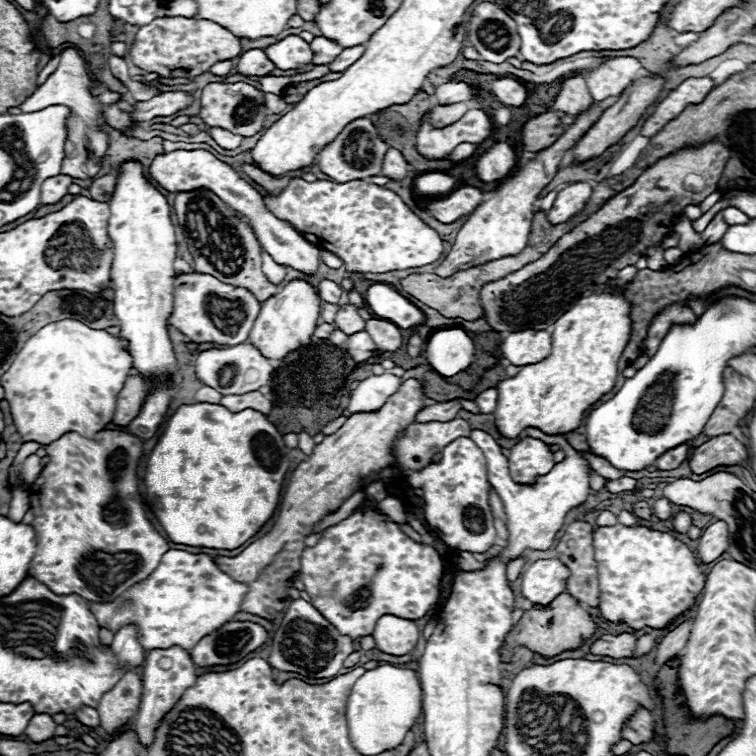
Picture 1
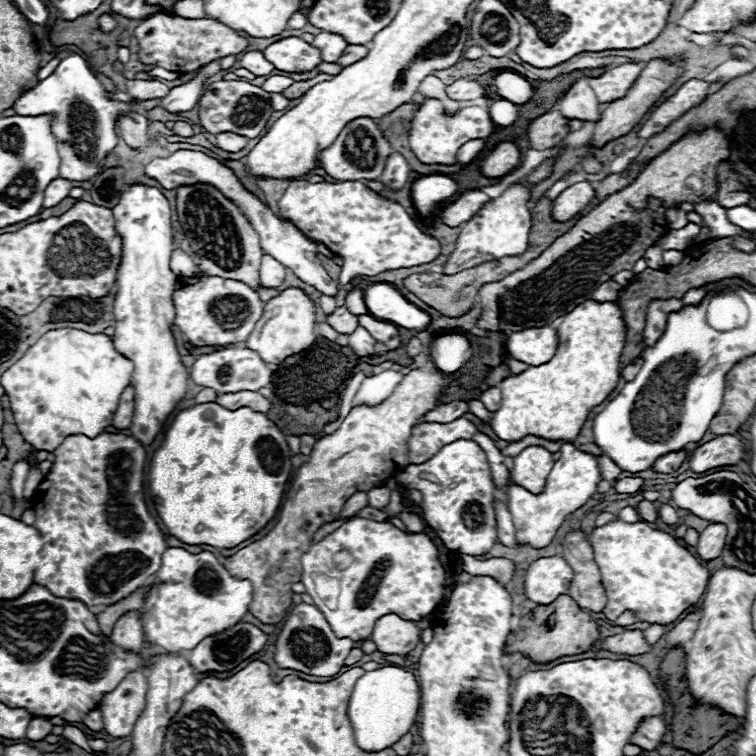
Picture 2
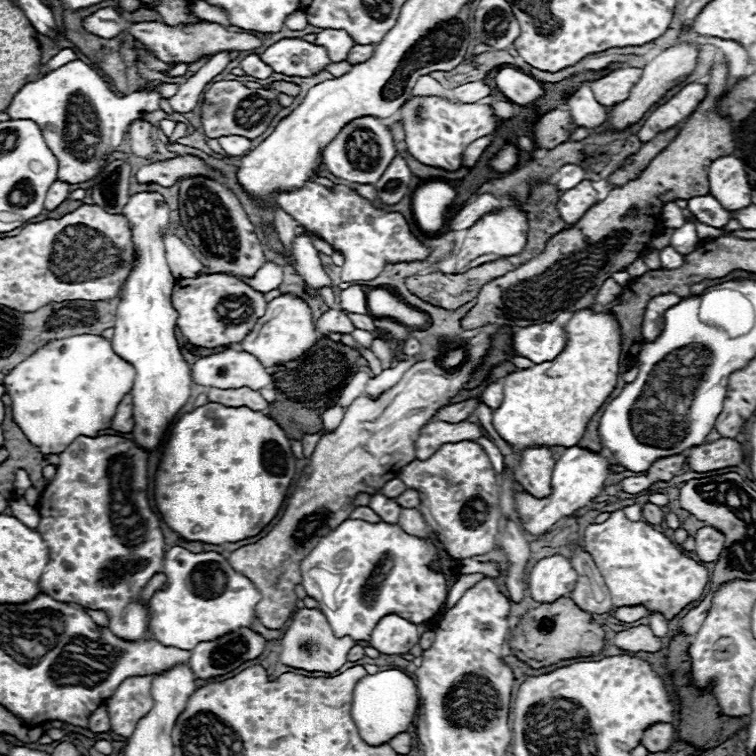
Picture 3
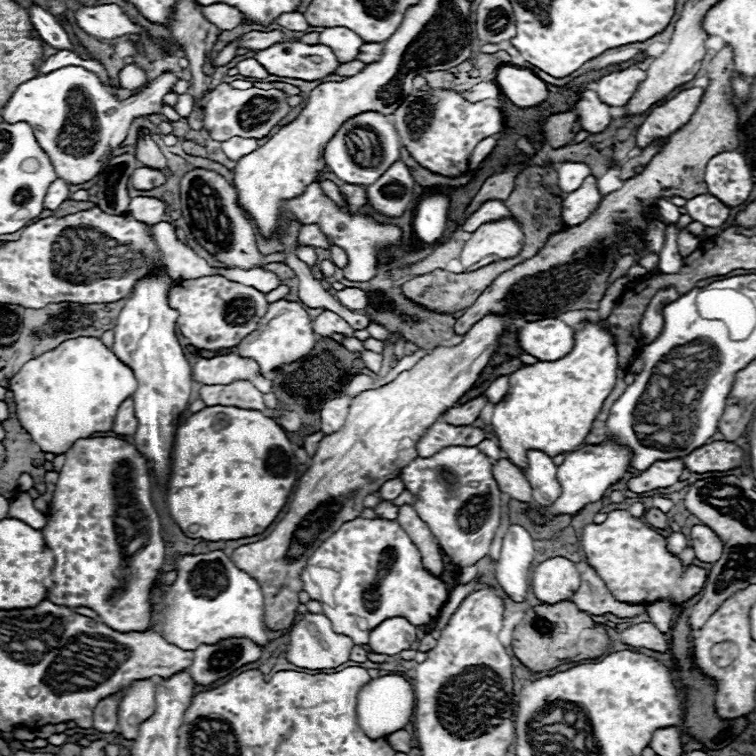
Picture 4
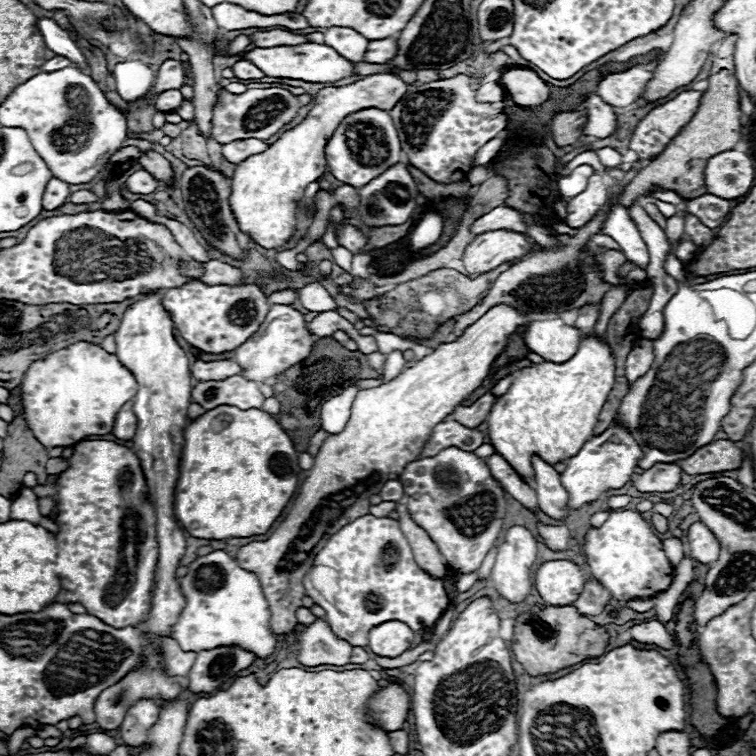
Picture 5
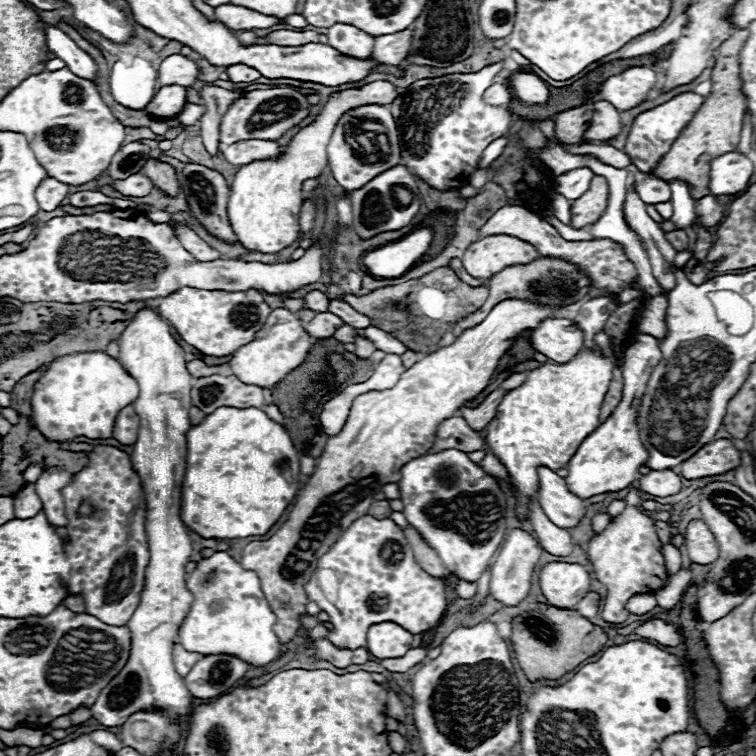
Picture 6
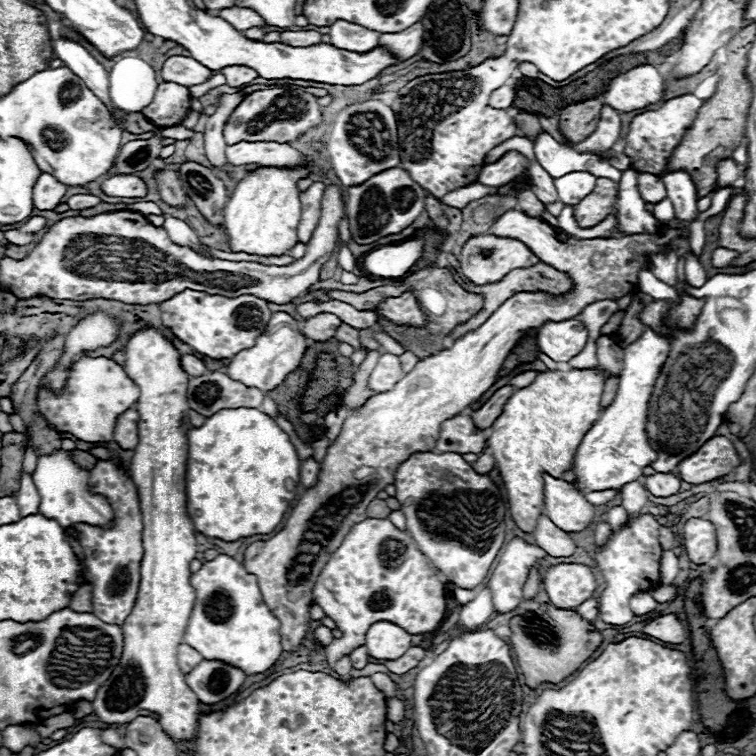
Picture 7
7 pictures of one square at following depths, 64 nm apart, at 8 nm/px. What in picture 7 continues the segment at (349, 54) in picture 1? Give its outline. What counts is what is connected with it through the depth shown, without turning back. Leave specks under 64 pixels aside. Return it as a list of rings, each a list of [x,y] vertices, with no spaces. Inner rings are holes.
[[[416,22],[414,26],[410,26],[404,32],[382,34],[380,44],[386,44],[398,58],[408,60],[422,48],[422,40],[424,40],[424,26],[422,22]]]

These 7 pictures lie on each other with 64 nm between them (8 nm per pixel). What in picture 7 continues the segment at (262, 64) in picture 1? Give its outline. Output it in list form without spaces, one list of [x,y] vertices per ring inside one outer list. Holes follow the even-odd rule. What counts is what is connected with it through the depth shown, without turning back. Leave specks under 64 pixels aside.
[[[230,66],[230,68],[222,68],[220,72],[226,76],[228,86],[244,86],[258,76],[252,68],[246,68],[246,66]]]

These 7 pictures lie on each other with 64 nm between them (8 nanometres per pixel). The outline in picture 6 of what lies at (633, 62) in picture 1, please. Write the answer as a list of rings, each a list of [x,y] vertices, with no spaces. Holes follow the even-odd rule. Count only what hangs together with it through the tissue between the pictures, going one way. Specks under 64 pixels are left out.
[[[634,66],[622,74],[610,76],[600,88],[600,100],[610,102],[616,110],[640,106],[656,86],[656,72],[648,66]]]

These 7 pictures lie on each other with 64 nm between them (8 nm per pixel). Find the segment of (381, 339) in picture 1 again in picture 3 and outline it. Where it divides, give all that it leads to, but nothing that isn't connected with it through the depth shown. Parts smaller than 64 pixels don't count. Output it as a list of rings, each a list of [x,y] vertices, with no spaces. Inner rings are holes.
[[[346,312],[346,316],[350,316],[350,320],[354,320],[354,326],[360,328],[360,330],[368,330],[368,332],[376,330],[376,326],[374,326],[374,322],[372,322],[370,316],[364,316],[364,314],[352,314],[352,312]]]

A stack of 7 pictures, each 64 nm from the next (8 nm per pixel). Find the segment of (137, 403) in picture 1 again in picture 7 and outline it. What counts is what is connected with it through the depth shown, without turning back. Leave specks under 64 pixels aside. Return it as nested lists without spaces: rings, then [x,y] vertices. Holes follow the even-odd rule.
[[[134,408],[117,418],[113,440],[120,448],[128,450],[133,450],[138,444],[138,412]]]

